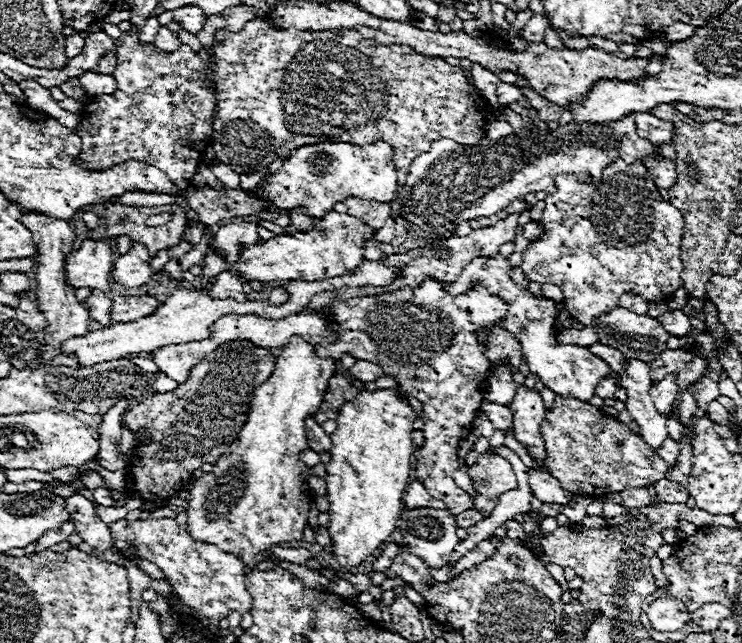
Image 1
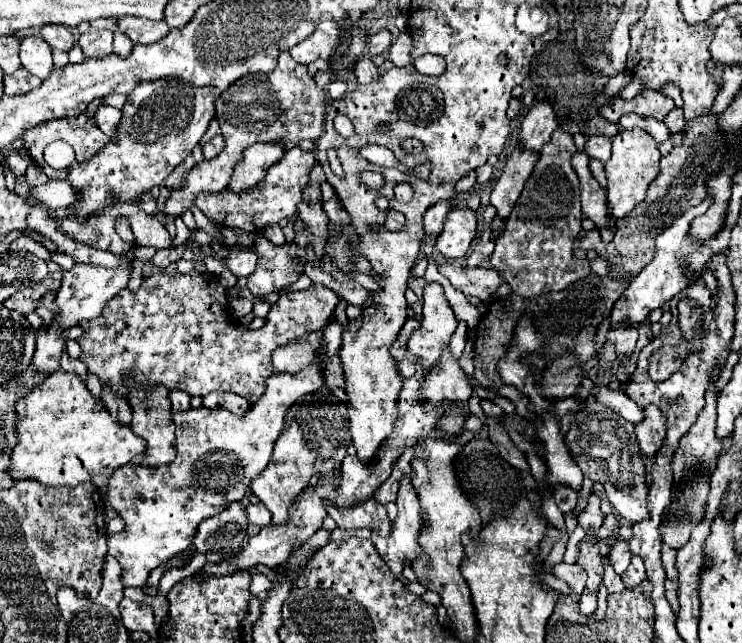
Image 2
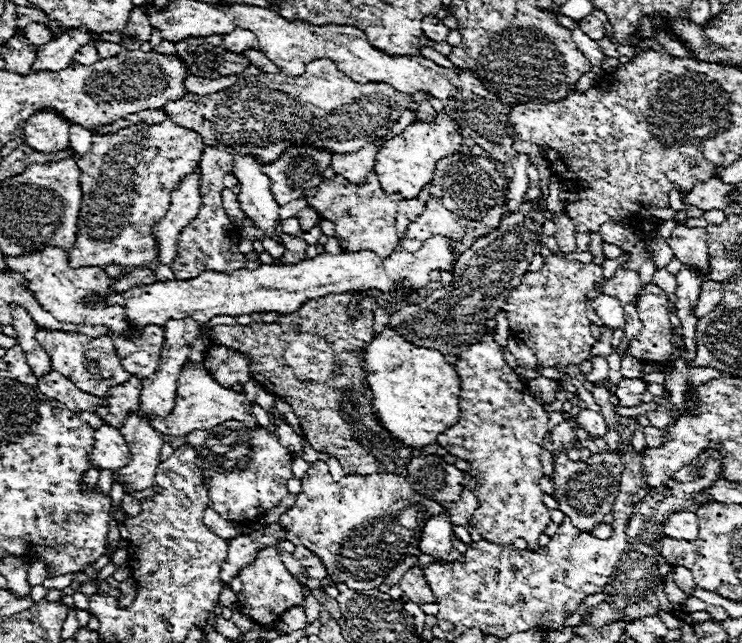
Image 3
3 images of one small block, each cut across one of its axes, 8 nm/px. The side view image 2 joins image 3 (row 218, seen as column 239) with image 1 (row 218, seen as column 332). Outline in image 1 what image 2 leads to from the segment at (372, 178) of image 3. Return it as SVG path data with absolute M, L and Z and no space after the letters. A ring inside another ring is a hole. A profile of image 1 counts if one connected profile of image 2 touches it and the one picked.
M294 210L294 212L290 212L288 216L292 218L292 226L288 226L288 228L286 228L286 232L290 232L290 234L292 234L294 230L302 232L302 230L312 230L312 228L316 226L314 218L306 216L302 210Z

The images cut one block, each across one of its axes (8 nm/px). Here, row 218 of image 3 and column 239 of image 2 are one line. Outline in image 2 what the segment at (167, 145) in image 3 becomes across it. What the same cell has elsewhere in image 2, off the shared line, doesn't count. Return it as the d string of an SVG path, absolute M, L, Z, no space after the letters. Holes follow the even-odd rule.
M282 52L278 66L270 74L248 74L228 86L216 100L216 118L222 128L224 148L212 160L202 160L186 176L180 188L174 188L160 210L166 216L164 226L174 224L186 210L194 206L194 200L200 192L222 192L226 190L232 168L240 162L244 150L254 142L284 142L290 150L298 146L300 140L318 140L324 128L326 116L326 94L316 86L314 78L308 74L308 68L292 60L288 52Z

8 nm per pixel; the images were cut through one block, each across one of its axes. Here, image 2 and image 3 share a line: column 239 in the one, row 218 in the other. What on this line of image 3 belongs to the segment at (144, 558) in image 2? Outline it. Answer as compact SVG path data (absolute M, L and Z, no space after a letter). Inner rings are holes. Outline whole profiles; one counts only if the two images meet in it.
M452 154L436 162L434 180L430 188L430 200L426 202L424 212L408 226L400 246L406 252L418 250L428 238L444 236L450 240L450 246L456 258L466 252L478 238L488 236L500 224L506 202L506 180L498 166L486 156L474 154Z

